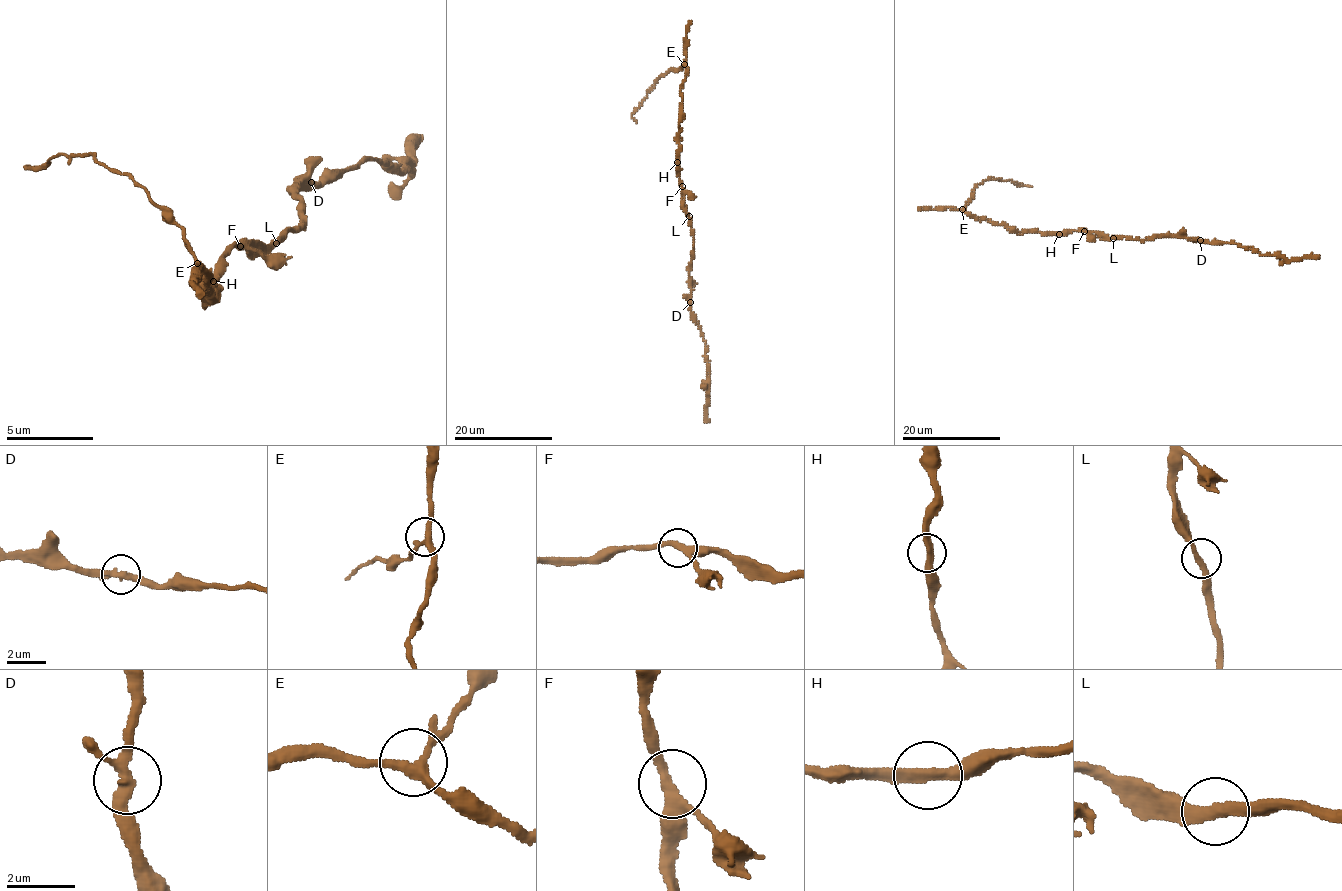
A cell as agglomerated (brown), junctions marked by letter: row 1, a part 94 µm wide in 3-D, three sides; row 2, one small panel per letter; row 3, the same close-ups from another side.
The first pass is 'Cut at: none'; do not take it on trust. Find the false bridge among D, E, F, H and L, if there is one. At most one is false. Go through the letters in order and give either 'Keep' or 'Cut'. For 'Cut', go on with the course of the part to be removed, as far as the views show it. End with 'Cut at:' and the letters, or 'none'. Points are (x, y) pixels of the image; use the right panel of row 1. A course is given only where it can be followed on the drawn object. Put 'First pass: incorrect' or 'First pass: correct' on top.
First pass: correct
D: Keep
E: Keep
F: Keep
H: Keep
L: Keep
Cut at: none

